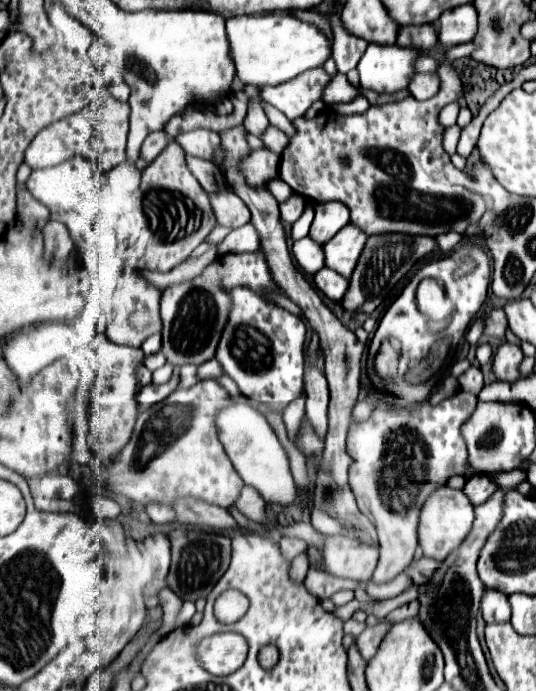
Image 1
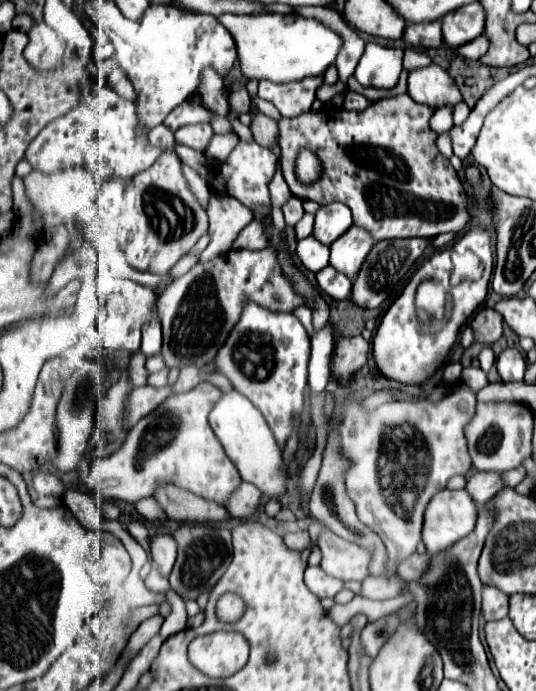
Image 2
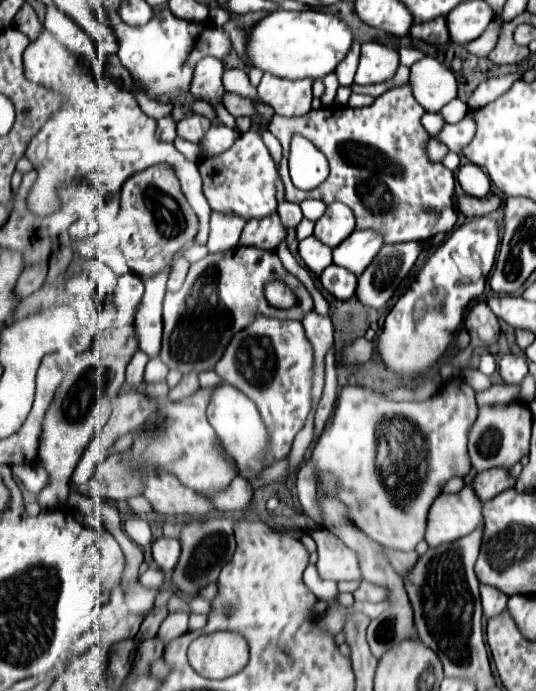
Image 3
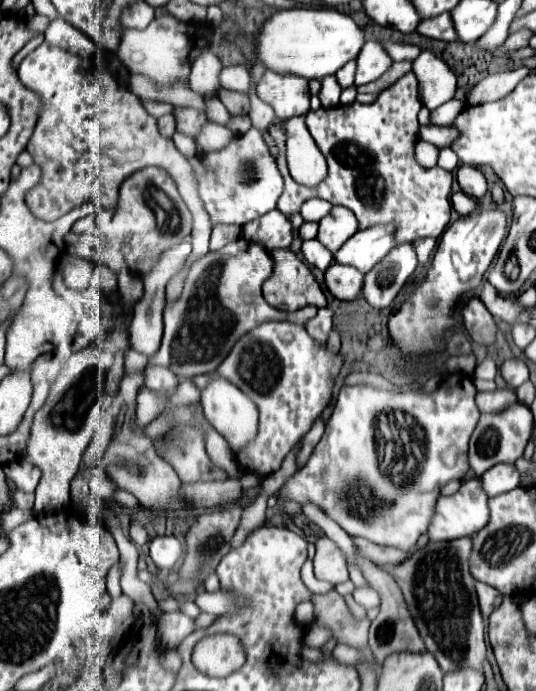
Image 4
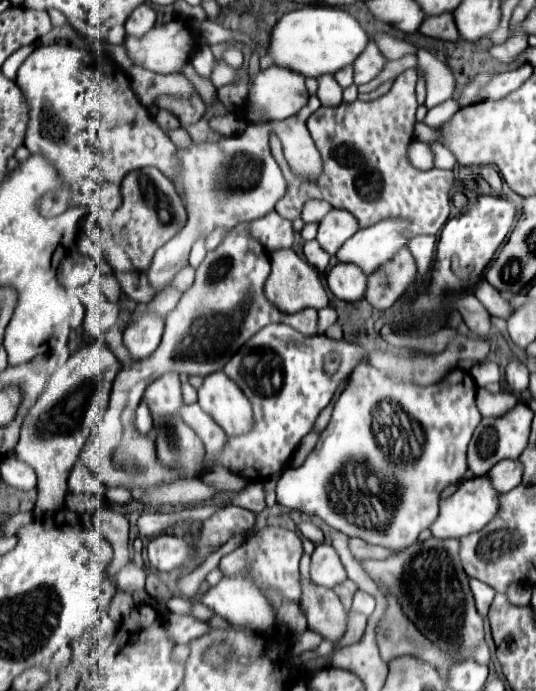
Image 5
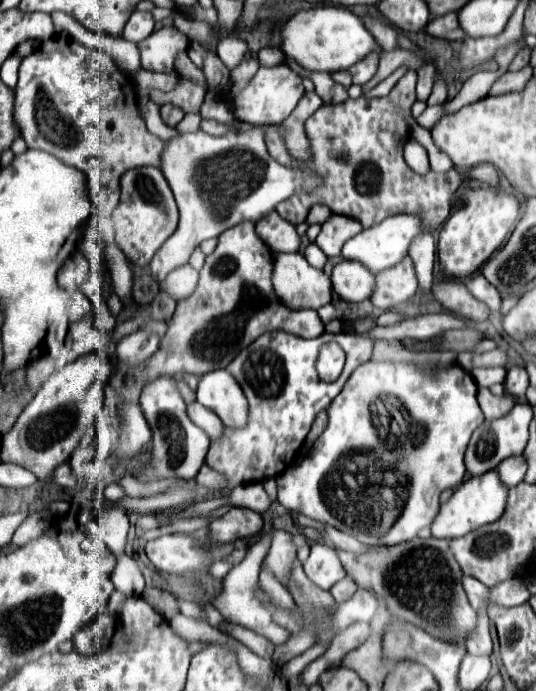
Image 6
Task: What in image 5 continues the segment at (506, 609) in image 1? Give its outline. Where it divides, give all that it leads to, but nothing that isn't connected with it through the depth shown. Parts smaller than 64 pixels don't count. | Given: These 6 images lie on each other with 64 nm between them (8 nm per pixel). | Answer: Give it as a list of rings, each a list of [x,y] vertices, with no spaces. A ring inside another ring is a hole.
[[[470,580],[470,590],[472,590],[472,594],[474,594],[474,602],[476,602],[478,614],[480,614],[482,618],[486,618],[488,608],[490,608],[490,602],[492,602],[496,590],[490,588],[488,584],[480,582],[480,580]]]

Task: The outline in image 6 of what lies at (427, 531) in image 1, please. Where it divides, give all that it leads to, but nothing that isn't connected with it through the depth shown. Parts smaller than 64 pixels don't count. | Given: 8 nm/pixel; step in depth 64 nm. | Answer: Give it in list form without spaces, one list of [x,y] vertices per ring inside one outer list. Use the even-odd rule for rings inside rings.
[[[496,470],[486,472],[484,476],[478,478],[468,478],[448,502],[440,506],[438,516],[432,522],[432,536],[436,538],[456,538],[464,536],[466,532],[472,532],[484,524],[492,524],[496,518],[502,516],[508,500],[508,486],[500,480]]]

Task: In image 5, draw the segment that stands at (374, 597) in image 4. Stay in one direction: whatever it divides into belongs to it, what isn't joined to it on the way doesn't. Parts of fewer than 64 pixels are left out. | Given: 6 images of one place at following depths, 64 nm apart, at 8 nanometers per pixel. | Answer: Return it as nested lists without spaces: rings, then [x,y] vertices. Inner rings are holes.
[[[358,590],[358,592],[354,594],[354,602],[352,602],[350,612],[358,612],[358,614],[364,614],[364,616],[370,616],[370,614],[374,612],[374,606],[376,606],[374,598],[372,598],[370,594]]]

